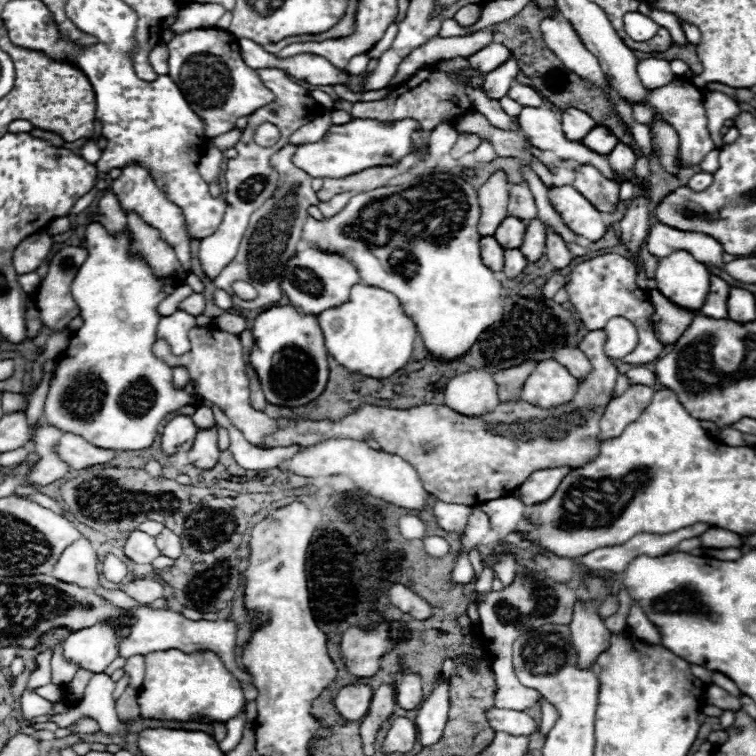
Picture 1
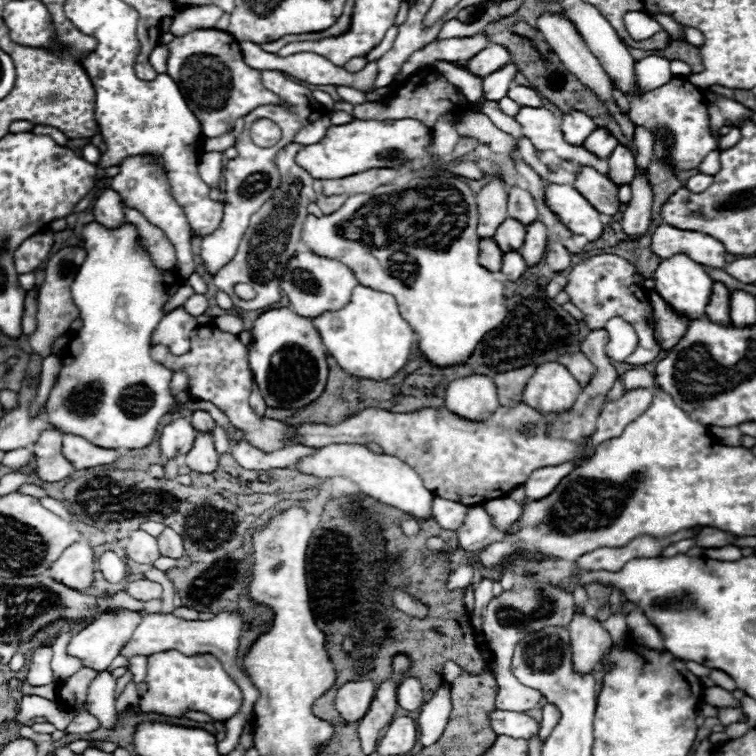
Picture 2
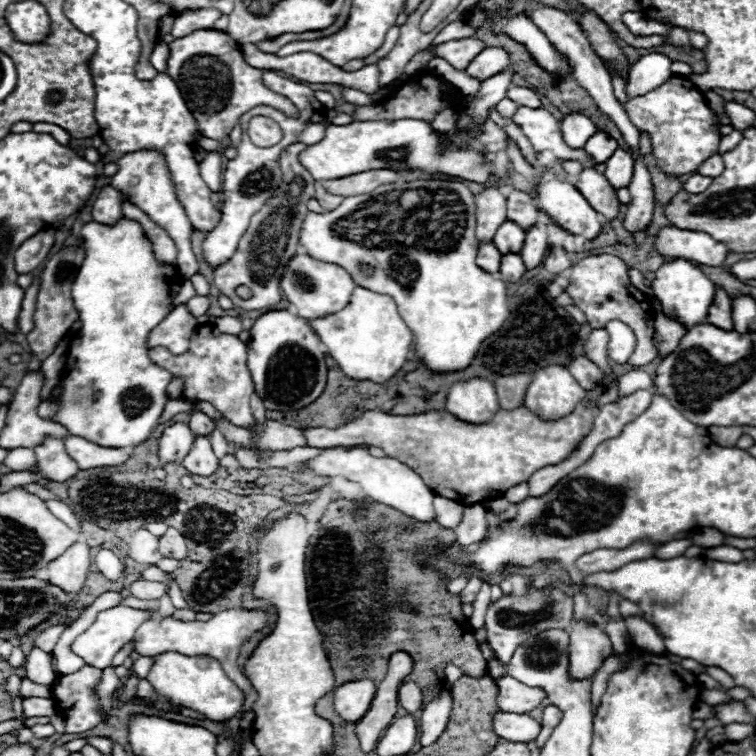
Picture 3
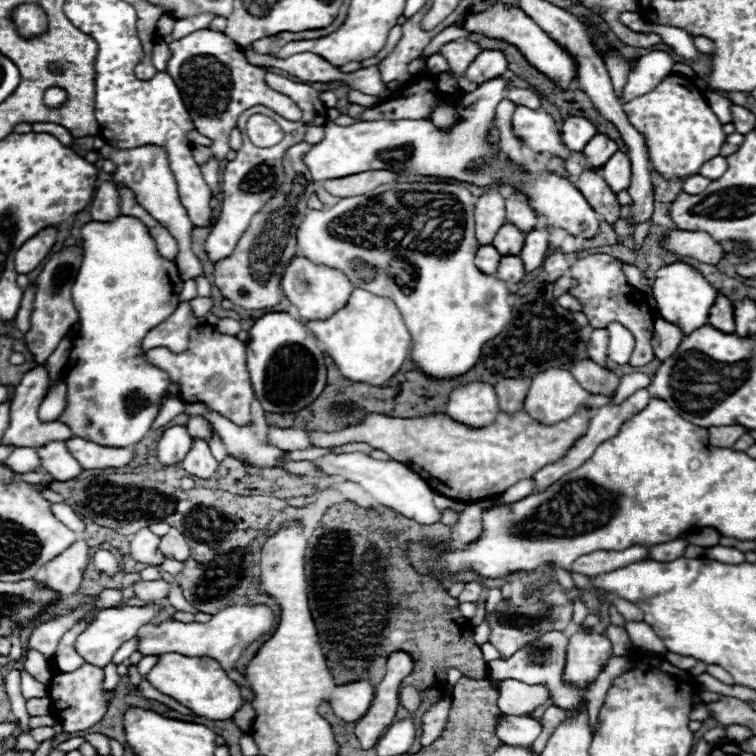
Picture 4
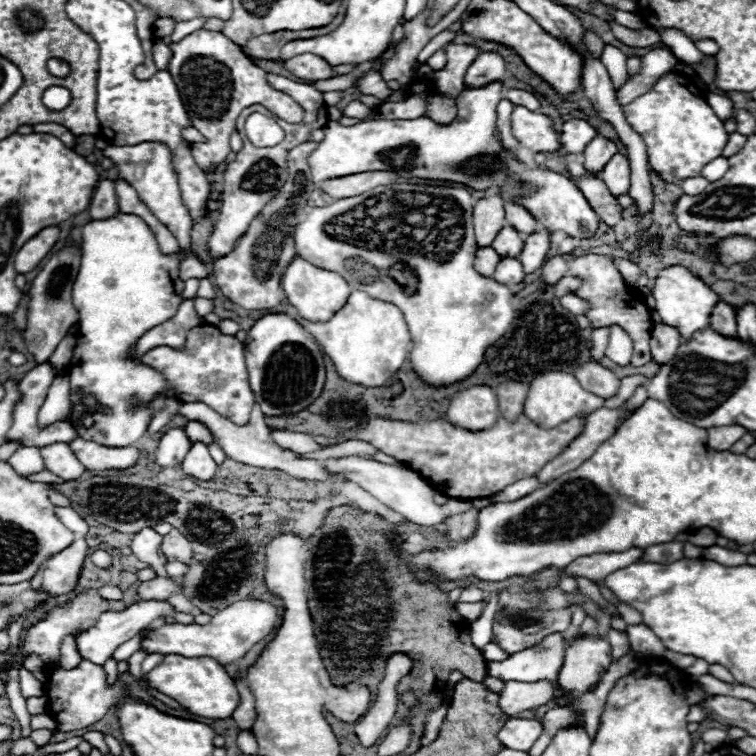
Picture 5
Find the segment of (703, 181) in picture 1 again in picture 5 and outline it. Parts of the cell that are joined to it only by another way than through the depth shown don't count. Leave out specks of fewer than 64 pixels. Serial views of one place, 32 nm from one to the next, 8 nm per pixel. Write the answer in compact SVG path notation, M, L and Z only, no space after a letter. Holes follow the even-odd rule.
M698 176L698 178L688 178L688 180L684 180L682 182L682 190L684 190L684 194L688 194L688 196L696 196L696 194L700 194L704 188L706 188L706 184L710 184L706 178L702 178L702 176Z

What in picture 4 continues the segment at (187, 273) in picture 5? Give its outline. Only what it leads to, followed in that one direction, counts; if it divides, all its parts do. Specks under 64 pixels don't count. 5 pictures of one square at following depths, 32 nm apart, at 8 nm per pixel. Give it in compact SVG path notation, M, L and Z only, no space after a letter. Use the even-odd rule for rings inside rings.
M146 144L146 146L138 146L138 148L130 148L130 150L118 150L112 146L104 146L99 150L104 158L110 158L118 168L116 168L116 178L112 182L116 184L124 184L128 188L134 190L138 202L170 232L174 234L174 238L178 240L178 270L180 270L180 278L188 280L188 278L196 278L196 276L204 276L202 264L200 260L194 256L192 248L190 248L190 232L194 228L186 208L180 202L178 196L178 186L176 180L172 176L170 170L170 162L168 162L168 152L162 146L154 146L154 144Z

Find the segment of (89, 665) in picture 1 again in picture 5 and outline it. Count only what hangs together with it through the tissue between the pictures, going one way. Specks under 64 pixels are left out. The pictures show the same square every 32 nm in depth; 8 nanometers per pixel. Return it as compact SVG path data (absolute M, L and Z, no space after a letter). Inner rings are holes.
M142 600L138 604L128 606L124 612L104 612L98 620L98 624L90 630L86 630L84 634L80 634L80 638L76 640L76 648L80 652L82 658L104 666L104 662L114 654L114 650L124 644L126 640L134 638L140 630L144 630L152 620L160 618L160 616L172 616L176 610L170 602L162 602L162 600Z

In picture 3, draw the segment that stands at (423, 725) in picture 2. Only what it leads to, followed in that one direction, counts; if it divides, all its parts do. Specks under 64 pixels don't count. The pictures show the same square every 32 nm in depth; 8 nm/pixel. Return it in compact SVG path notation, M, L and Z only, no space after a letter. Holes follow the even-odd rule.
M442 690L436 700L432 700L420 718L419 742L424 746L430 746L442 732L448 723L450 710L452 709L452 699L450 692Z

